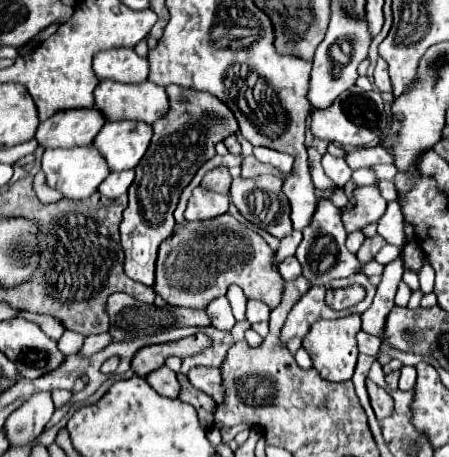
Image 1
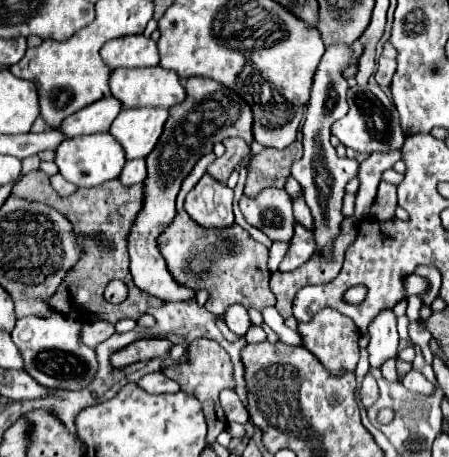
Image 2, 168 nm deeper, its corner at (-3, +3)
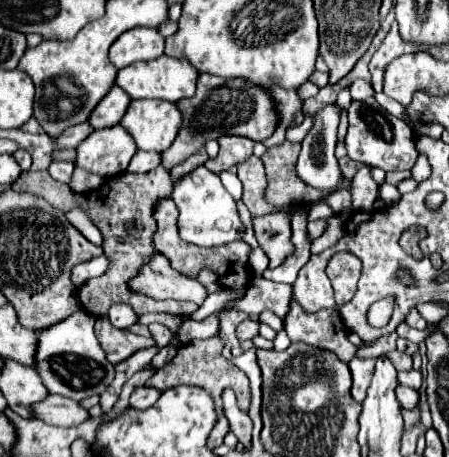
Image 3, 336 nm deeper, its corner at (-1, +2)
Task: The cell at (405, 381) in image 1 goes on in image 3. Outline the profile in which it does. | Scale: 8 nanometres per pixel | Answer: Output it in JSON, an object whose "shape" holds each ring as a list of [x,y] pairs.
{"shape":[[[411,369],[411,371],[401,371],[401,373],[399,373],[399,383],[407,385],[407,387],[411,387],[411,389],[419,389],[421,383],[423,383],[423,377],[421,377],[421,373],[415,371],[415,369]]]}

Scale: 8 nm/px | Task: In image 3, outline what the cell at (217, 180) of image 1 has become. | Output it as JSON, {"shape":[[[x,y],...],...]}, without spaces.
{"shape":[[[221,137],[219,145],[219,155],[205,163],[205,167],[213,173],[223,173],[229,167],[249,159],[253,153],[253,141],[247,137]]]}

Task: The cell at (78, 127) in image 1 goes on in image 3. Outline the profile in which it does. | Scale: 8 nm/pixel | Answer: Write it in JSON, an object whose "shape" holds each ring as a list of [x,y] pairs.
{"shape":[[[113,85],[113,89],[99,101],[99,105],[89,115],[89,125],[95,131],[117,125],[121,121],[123,113],[127,111],[129,103],[131,103],[131,99],[127,99],[127,95],[123,95],[123,91],[119,91],[119,87]]]}

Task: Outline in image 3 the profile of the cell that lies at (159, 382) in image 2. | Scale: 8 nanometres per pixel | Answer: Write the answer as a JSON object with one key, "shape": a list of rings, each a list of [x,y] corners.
{"shape":[[[137,387],[131,395],[131,407],[147,409],[161,397],[161,391],[155,387]]]}

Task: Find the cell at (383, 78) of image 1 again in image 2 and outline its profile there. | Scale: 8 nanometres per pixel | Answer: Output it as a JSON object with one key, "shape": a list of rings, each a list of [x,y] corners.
{"shape":[[[385,42],[383,46],[383,54],[377,62],[377,72],[375,72],[375,82],[381,86],[381,88],[387,88],[393,80],[393,74],[397,70],[397,50]]]}

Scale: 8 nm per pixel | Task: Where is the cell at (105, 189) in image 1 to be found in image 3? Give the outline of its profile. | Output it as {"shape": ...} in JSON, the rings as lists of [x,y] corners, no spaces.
{"shape":[[[137,151],[127,167],[129,173],[147,173],[153,171],[155,167],[159,167],[161,163],[161,153],[155,151]]]}

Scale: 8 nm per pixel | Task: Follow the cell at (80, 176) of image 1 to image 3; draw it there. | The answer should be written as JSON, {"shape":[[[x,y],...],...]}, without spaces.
{"shape":[[[115,125],[109,129],[93,131],[87,139],[83,139],[83,143],[77,145],[75,151],[75,167],[101,177],[111,177],[125,173],[137,147],[131,135],[127,135],[121,125]]]}

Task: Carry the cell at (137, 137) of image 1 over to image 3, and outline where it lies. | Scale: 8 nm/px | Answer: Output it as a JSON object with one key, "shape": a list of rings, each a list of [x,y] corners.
{"shape":[[[139,99],[131,101],[127,113],[121,119],[121,125],[133,137],[137,149],[141,151],[165,151],[181,123],[181,111],[175,103],[161,99]]]}

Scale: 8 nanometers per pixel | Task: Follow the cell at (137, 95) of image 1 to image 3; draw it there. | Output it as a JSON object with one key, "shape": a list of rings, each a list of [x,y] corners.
{"shape":[[[161,55],[159,59],[153,61],[143,61],[135,63],[129,67],[123,67],[117,71],[115,83],[131,97],[131,99],[165,99],[171,103],[177,103],[179,99],[195,95],[195,81],[197,81],[197,71],[187,63],[185,59],[173,59],[167,55]]]}

